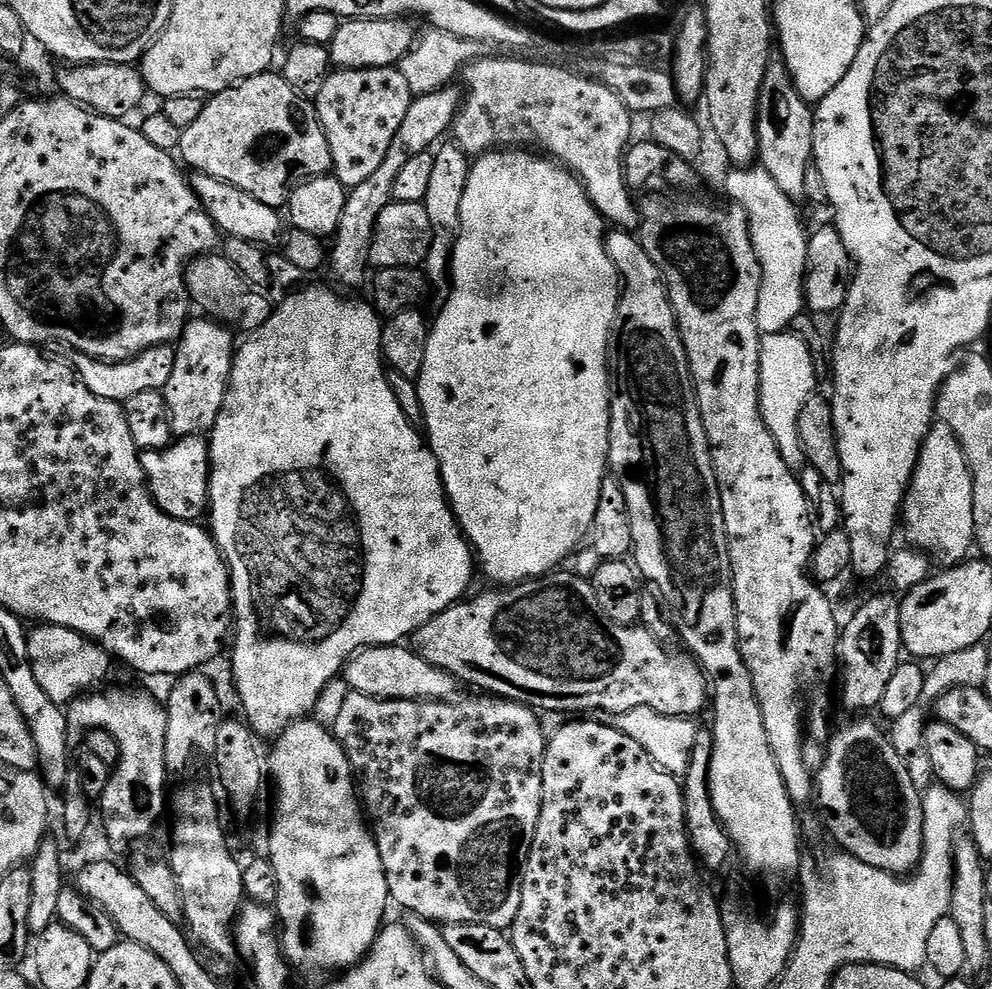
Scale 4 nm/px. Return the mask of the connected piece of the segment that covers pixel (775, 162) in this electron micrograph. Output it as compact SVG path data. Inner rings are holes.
M776 58L769 63L762 78L762 90L758 94L758 110L756 111L756 133L758 134L758 164L774 182L778 182L778 190L786 194L793 202L804 200L806 190L806 174L813 167L812 151L814 150L814 126L816 118L809 101L803 100L794 86L783 59Z

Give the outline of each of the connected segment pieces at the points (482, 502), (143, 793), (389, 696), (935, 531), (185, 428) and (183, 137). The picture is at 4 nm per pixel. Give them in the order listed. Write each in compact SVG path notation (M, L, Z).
M531 151L485 152L469 167L466 194L462 194L460 233L456 236L452 251L448 300L439 309L436 320L434 316L428 334L426 362L418 381L424 411L423 431L428 447L436 455L444 492L452 505L456 521L472 546L479 571L481 568L496 586L519 586L527 580L539 580L555 573L563 565L560 563L568 555L569 559L585 543L592 531L594 510L598 510L598 498L609 471L608 435L612 421L612 397L608 350L620 305L620 276L614 262L610 262L606 254L606 221L585 194L584 185L557 161L543 155L531 156L528 152Z
M105 690L86 694L67 705L67 744L69 749L76 750L85 743L87 735L94 729L106 730L106 734L113 734L114 742L120 747L120 761L111 769L106 790L98 801L98 816L104 821L106 834L109 836L113 853L120 854L131 846L135 840L148 836L156 828L160 815L166 812L166 792L164 787L170 781L166 766L166 730L167 714L165 705L150 694L142 690Z
M390 644L381 648L363 648L345 664L342 678L348 683L351 691L379 700L448 702L457 695L458 687L455 676L451 676L446 670L438 670L438 666L430 666L430 662L426 662L411 647Z
M936 422L928 431L912 483L902 505L902 536L917 552L937 556L944 566L959 566L969 559L973 551L974 486L966 462L966 454L950 426Z
M211 318L196 319L189 319L175 345L174 371L170 374L170 382L166 382L162 389L170 410L173 433L180 438L211 433L226 402L228 383L238 351L237 337L229 327Z
M272 70L263 72L224 92L215 93L205 103L201 116L189 128L181 131L178 152L184 155L183 163L189 169L192 167L193 173L230 182L230 186L238 186L238 190L254 194L258 202L266 202L266 206L271 208L283 209L296 185L313 176L326 176L332 172L332 159L330 142L326 142L326 134L316 116L315 107L290 90L290 82L286 82L283 75L276 73L275 76L274 73Z

